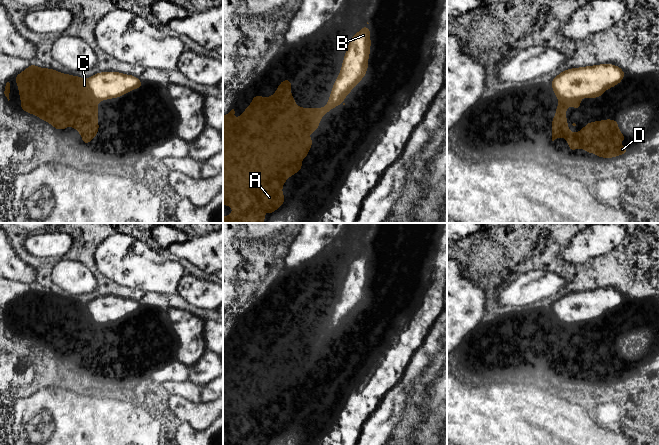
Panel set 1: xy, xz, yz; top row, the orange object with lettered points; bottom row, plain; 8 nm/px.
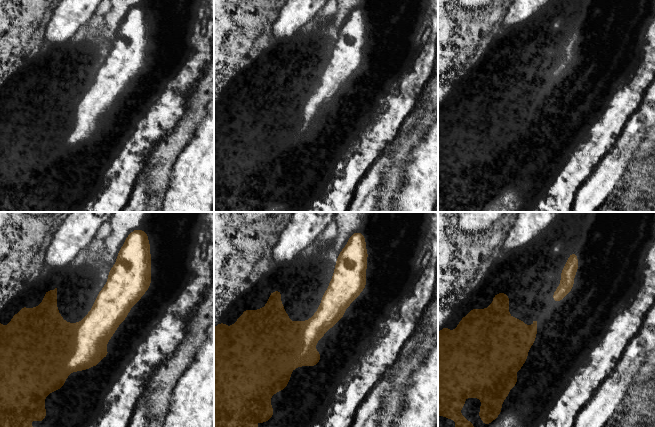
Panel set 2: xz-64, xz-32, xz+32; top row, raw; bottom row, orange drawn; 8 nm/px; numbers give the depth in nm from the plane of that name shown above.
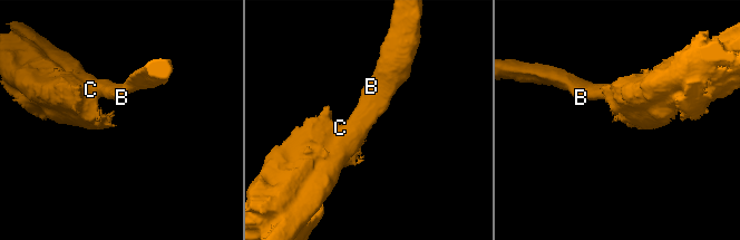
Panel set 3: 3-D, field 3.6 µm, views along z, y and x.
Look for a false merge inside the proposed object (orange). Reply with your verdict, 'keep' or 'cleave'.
keep

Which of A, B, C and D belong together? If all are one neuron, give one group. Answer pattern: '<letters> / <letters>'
A B C D

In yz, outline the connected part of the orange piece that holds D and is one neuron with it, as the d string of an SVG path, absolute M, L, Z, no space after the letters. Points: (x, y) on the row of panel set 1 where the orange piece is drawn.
M613 64L572 68L562 71L551 81L551 86L560 104L556 106L556 116L552 119L552 141L564 136L570 144L568 151L583 148L599 158L612 158L625 154L629 148L618 146L617 141L625 141L618 128L616 119L604 119L601 122L589 122L579 133L568 131L566 107L573 106L580 110L579 98L599 98L607 89L618 85L625 77L625 72Z

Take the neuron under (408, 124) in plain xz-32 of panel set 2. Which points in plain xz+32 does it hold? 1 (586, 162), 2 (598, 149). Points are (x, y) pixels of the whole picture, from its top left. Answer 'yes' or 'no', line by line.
1: no
2: no

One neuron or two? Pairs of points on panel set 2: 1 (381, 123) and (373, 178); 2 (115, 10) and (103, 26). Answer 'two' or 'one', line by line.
1: two
2: one

